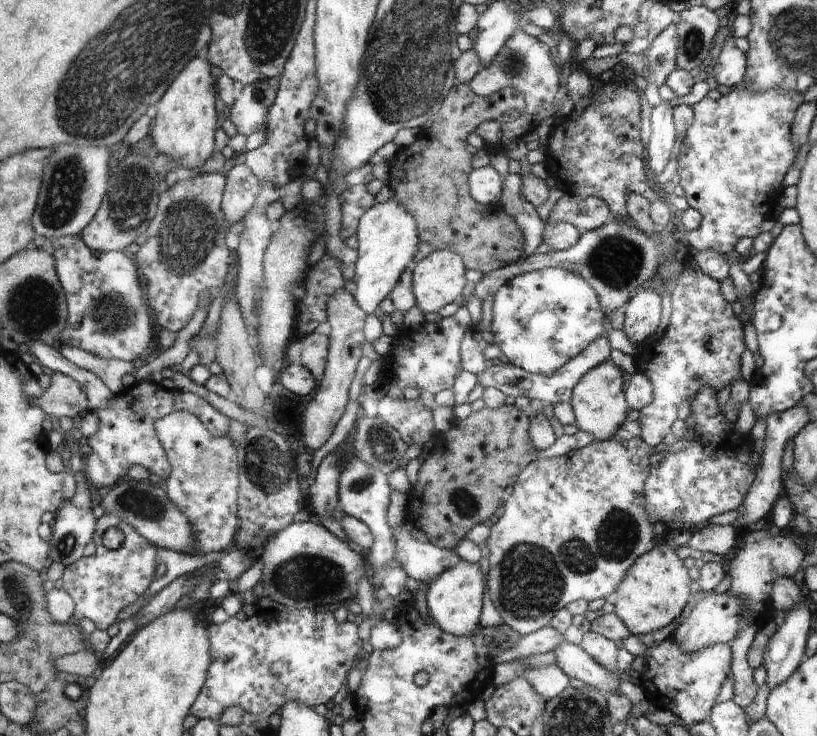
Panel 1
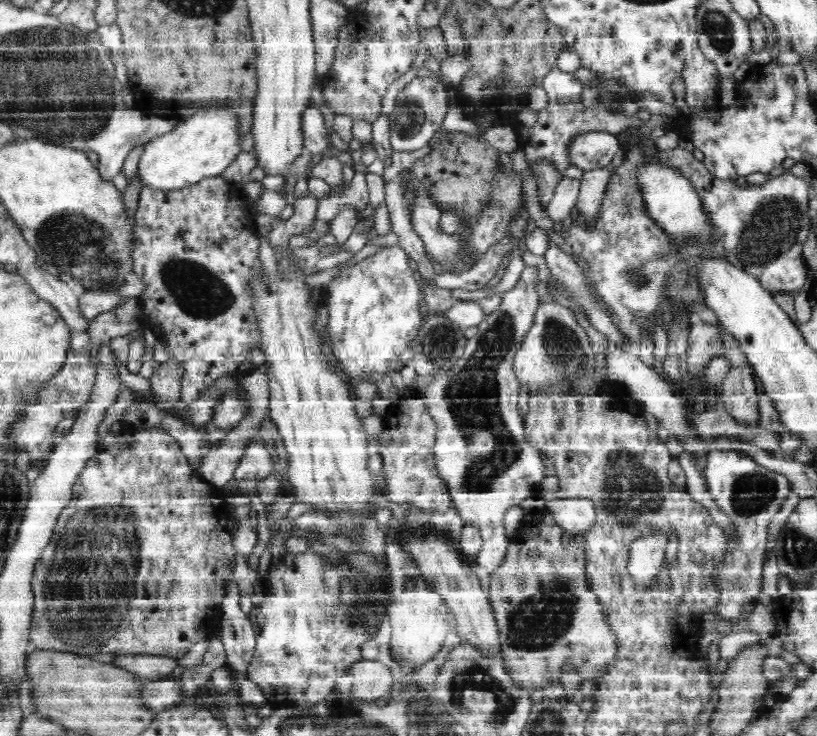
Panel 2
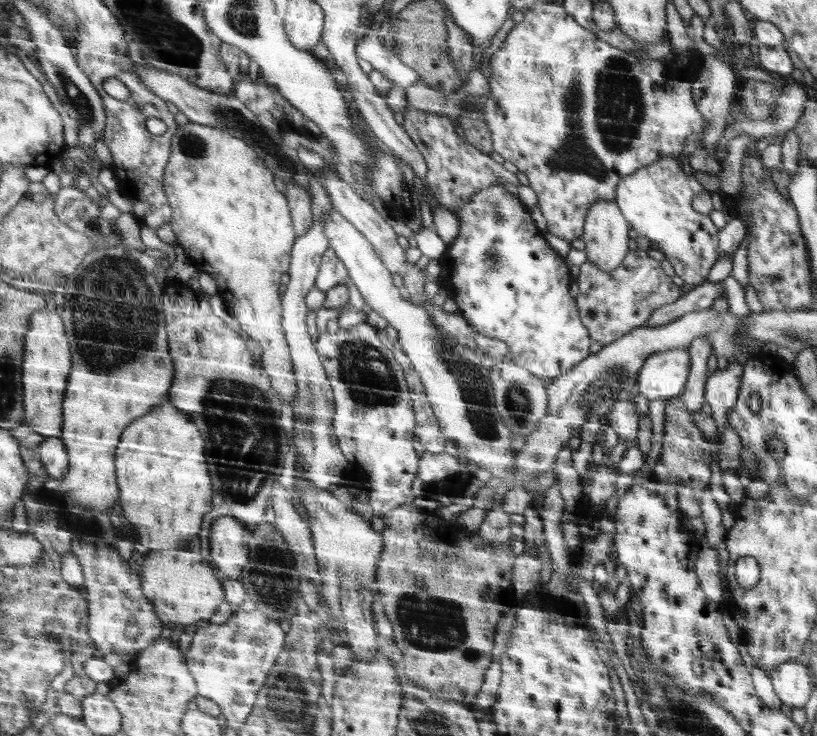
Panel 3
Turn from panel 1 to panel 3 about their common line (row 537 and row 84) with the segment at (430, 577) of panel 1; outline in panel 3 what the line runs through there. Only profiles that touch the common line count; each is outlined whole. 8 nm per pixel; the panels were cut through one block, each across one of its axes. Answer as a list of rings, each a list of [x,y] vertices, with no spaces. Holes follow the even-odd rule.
[[[363,38],[359,42],[357,52],[359,58],[371,62],[379,72],[385,74],[385,78],[389,78],[399,88],[409,90],[413,84],[421,80],[415,70],[405,66],[405,62],[393,50],[387,50],[387,46],[381,44],[381,40],[377,38]]]

